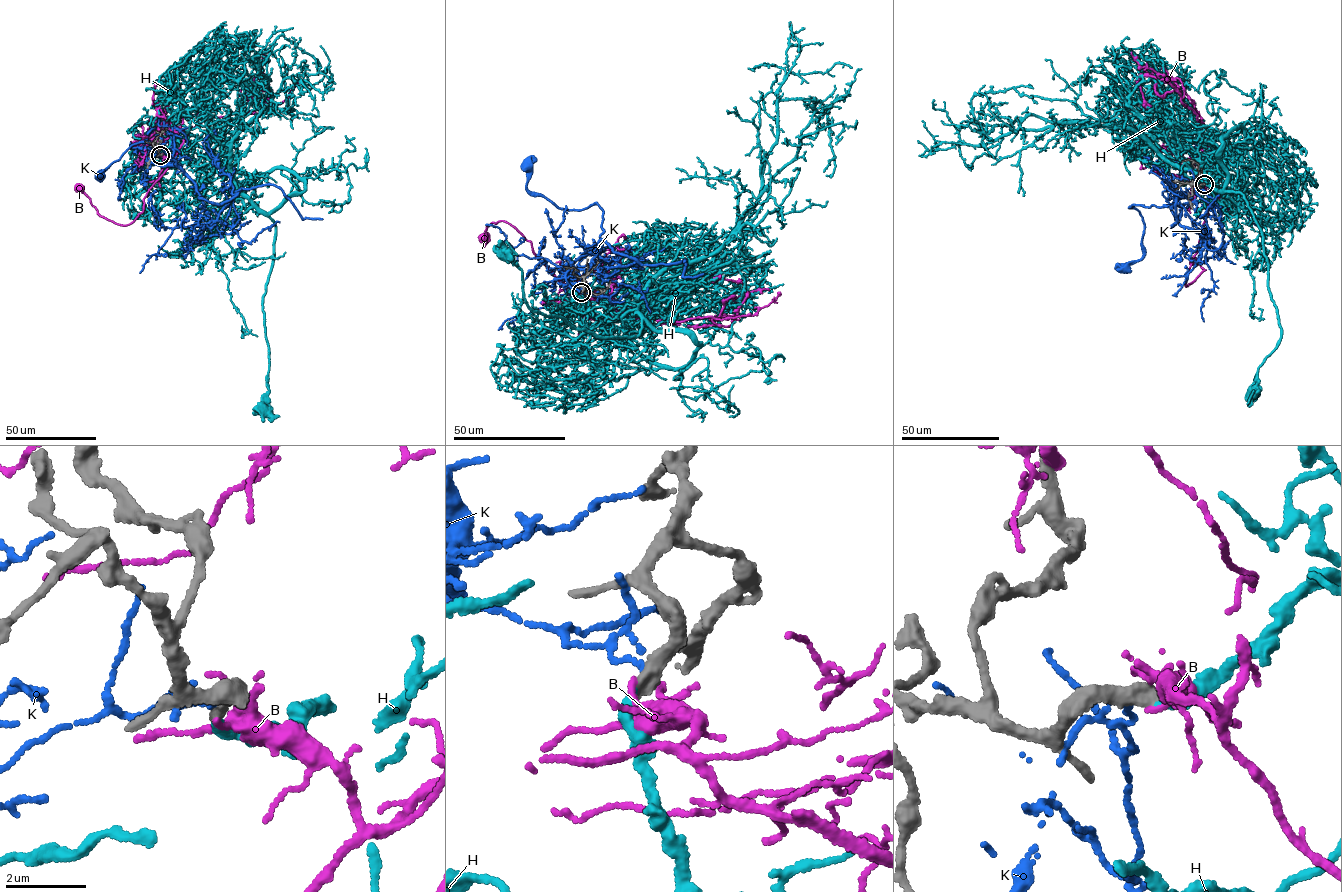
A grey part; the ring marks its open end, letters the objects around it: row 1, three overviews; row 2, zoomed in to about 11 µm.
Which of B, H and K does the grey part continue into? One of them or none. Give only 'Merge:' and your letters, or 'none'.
Merge: H

